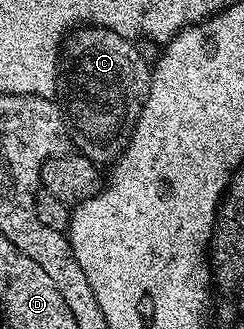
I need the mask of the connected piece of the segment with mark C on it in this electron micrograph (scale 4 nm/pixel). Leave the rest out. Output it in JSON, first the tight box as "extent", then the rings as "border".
{"extent":[59,27,153,167],"border":[[[78,27],[70,32],[61,47],[63,88],[59,97],[69,126],[71,145],[76,152],[91,159],[98,167],[109,167],[119,160],[121,152],[129,145],[149,94],[149,84],[153,78],[151,65],[150,62],[145,62],[144,55],[133,45],[136,44],[130,38],[110,29]]]}

